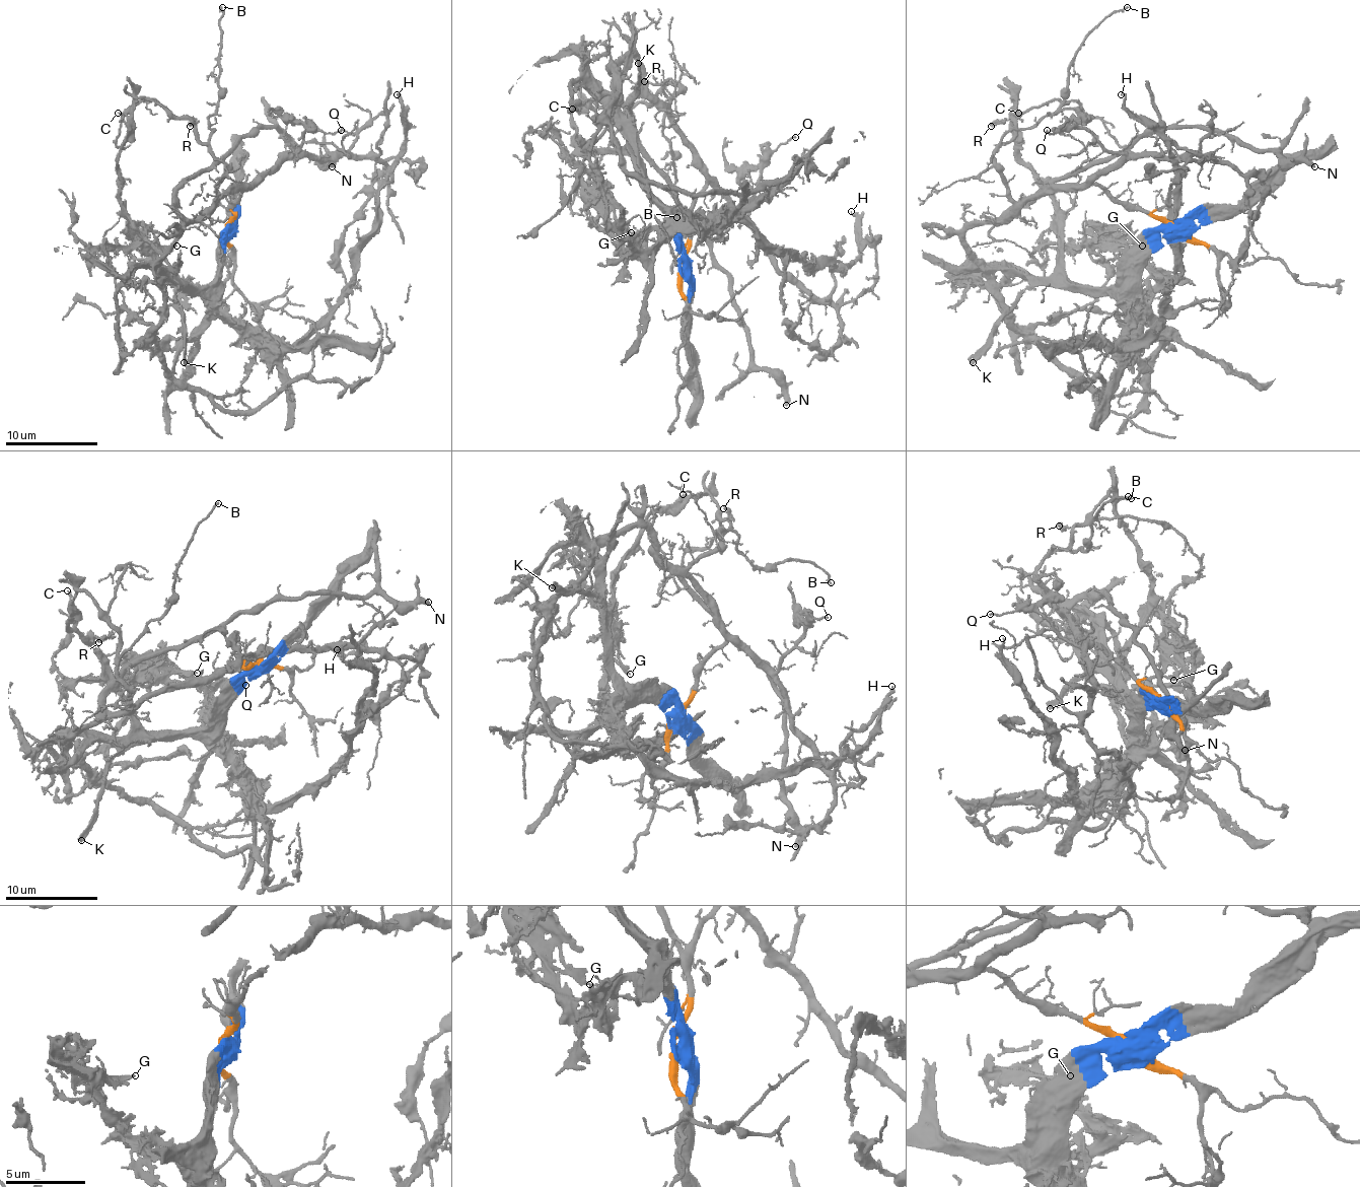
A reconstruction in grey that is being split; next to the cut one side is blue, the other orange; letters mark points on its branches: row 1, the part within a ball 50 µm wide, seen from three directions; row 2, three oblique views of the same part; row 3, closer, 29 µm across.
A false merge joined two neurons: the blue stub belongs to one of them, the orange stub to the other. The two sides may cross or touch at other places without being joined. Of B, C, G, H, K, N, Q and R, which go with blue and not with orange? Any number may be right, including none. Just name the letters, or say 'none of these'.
C, G, H, K

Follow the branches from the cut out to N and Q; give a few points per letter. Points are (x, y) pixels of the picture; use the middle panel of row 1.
N: (683, 269), (706, 166), (677, 125), (636, 97), (632, 132), (728, 278), (752, 361), (782, 387), (787, 405)
Q: (683, 269), (692, 202), (712, 186), (740, 213), (744, 213), (761, 164), (782, 143), (796, 137)

